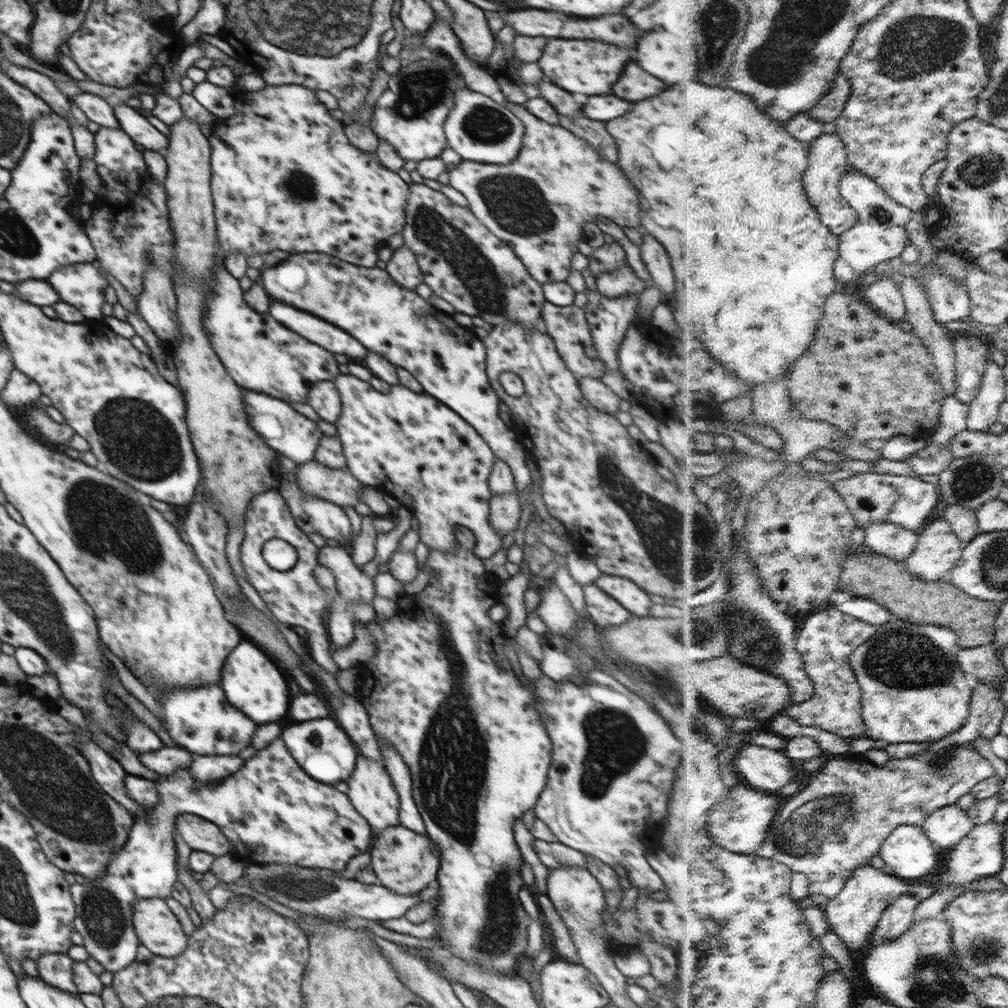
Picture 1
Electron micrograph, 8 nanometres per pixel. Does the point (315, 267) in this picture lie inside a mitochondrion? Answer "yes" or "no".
no

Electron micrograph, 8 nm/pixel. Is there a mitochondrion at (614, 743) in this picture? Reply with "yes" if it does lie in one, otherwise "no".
yes

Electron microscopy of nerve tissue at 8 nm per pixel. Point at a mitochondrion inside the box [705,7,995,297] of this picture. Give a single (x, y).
(918, 45)

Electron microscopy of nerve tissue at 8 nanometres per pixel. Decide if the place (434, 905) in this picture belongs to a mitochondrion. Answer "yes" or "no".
no

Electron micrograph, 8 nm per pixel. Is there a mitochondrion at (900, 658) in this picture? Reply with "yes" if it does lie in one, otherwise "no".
yes

